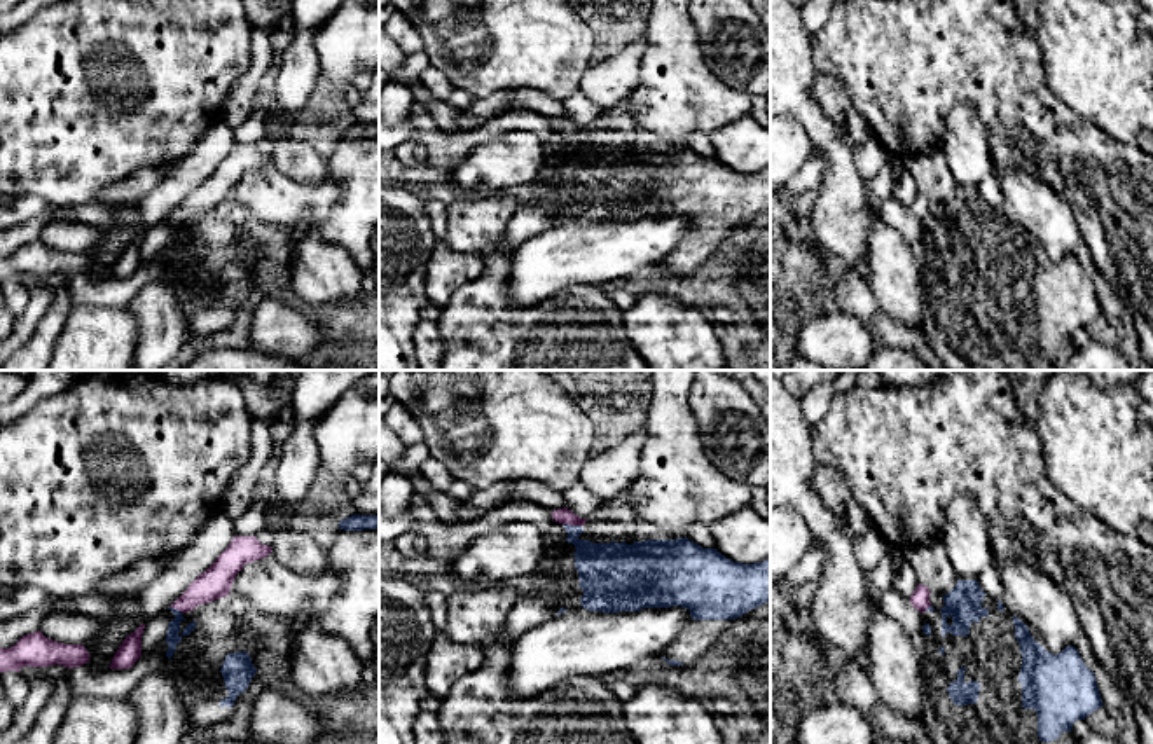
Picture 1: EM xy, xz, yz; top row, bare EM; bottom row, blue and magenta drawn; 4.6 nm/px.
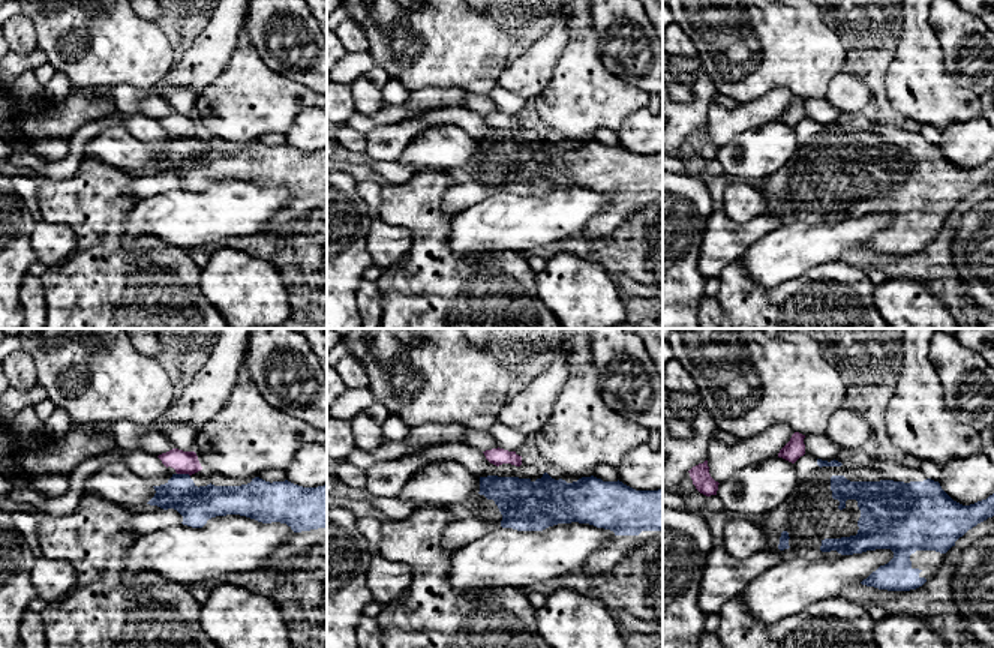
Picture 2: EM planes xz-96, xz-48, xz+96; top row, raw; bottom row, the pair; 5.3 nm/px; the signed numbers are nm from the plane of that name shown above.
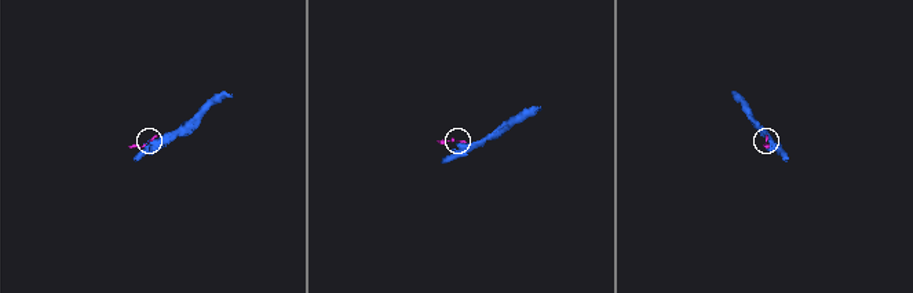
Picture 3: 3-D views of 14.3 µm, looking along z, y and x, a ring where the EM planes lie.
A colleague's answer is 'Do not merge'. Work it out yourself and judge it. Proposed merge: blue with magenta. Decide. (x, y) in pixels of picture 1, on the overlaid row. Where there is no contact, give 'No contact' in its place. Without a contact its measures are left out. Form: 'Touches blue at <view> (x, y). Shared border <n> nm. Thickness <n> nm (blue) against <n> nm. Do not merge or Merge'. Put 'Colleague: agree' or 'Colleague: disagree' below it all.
Touches blue at xz (572, 526). Shared border 90 nm. Thickness 240 nm (blue) against 80 nm. Merge
Colleague: disagree

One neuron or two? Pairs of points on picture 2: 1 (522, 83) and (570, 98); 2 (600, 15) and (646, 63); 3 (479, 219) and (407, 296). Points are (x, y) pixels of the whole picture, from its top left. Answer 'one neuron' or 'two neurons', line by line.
1: two neurons
2: one neuron
3: two neurons

